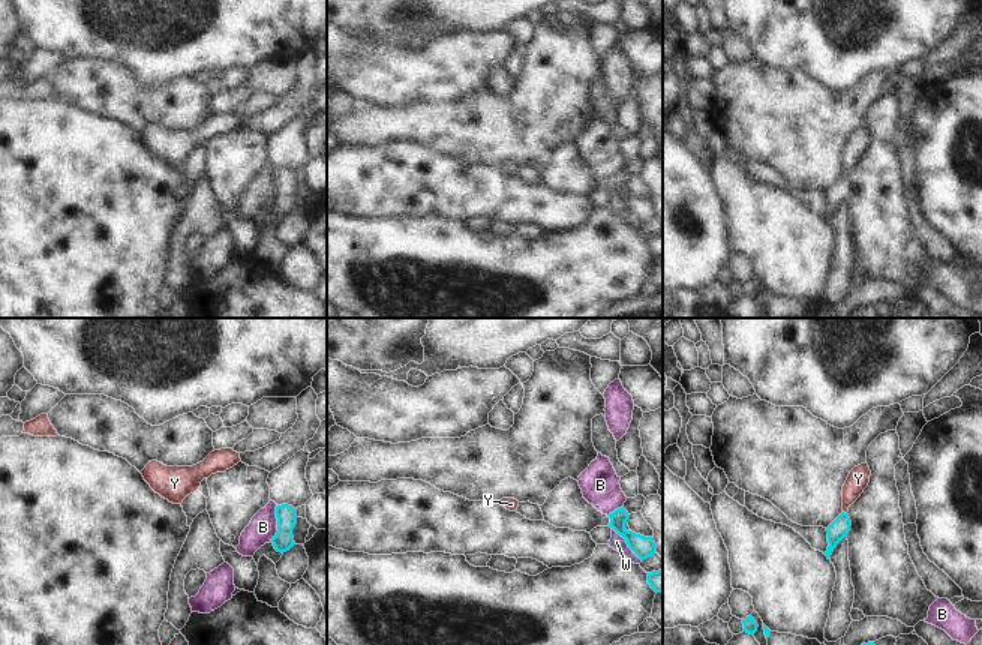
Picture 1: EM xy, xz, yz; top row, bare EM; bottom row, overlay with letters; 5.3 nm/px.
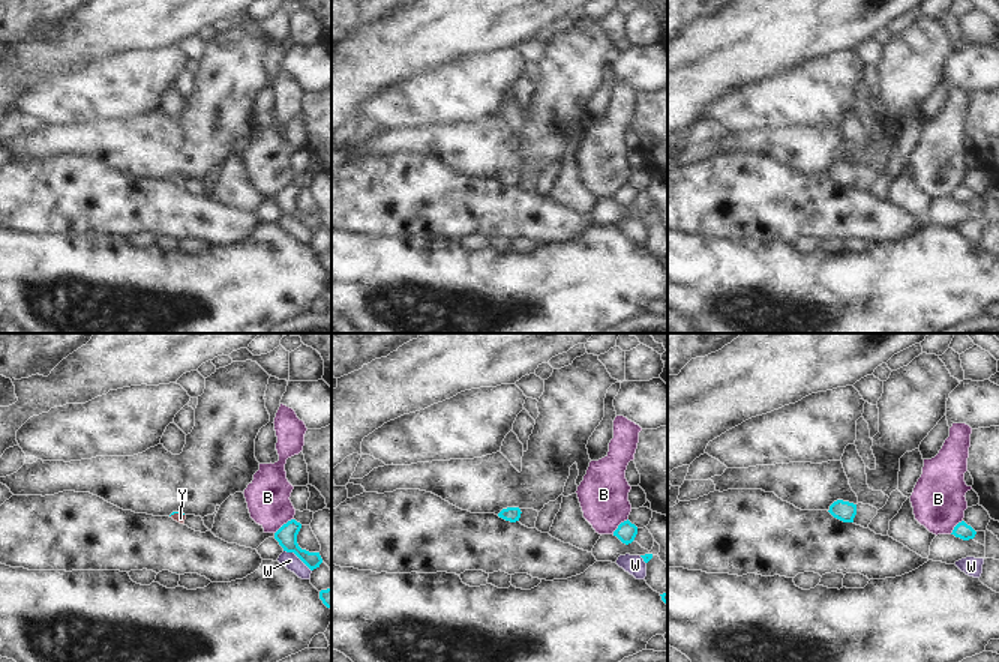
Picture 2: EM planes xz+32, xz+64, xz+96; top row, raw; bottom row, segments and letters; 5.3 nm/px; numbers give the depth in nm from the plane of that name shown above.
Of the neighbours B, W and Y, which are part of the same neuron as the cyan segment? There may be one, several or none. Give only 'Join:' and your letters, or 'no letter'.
Join: Y

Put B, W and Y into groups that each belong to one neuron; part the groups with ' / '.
B / W / Y

